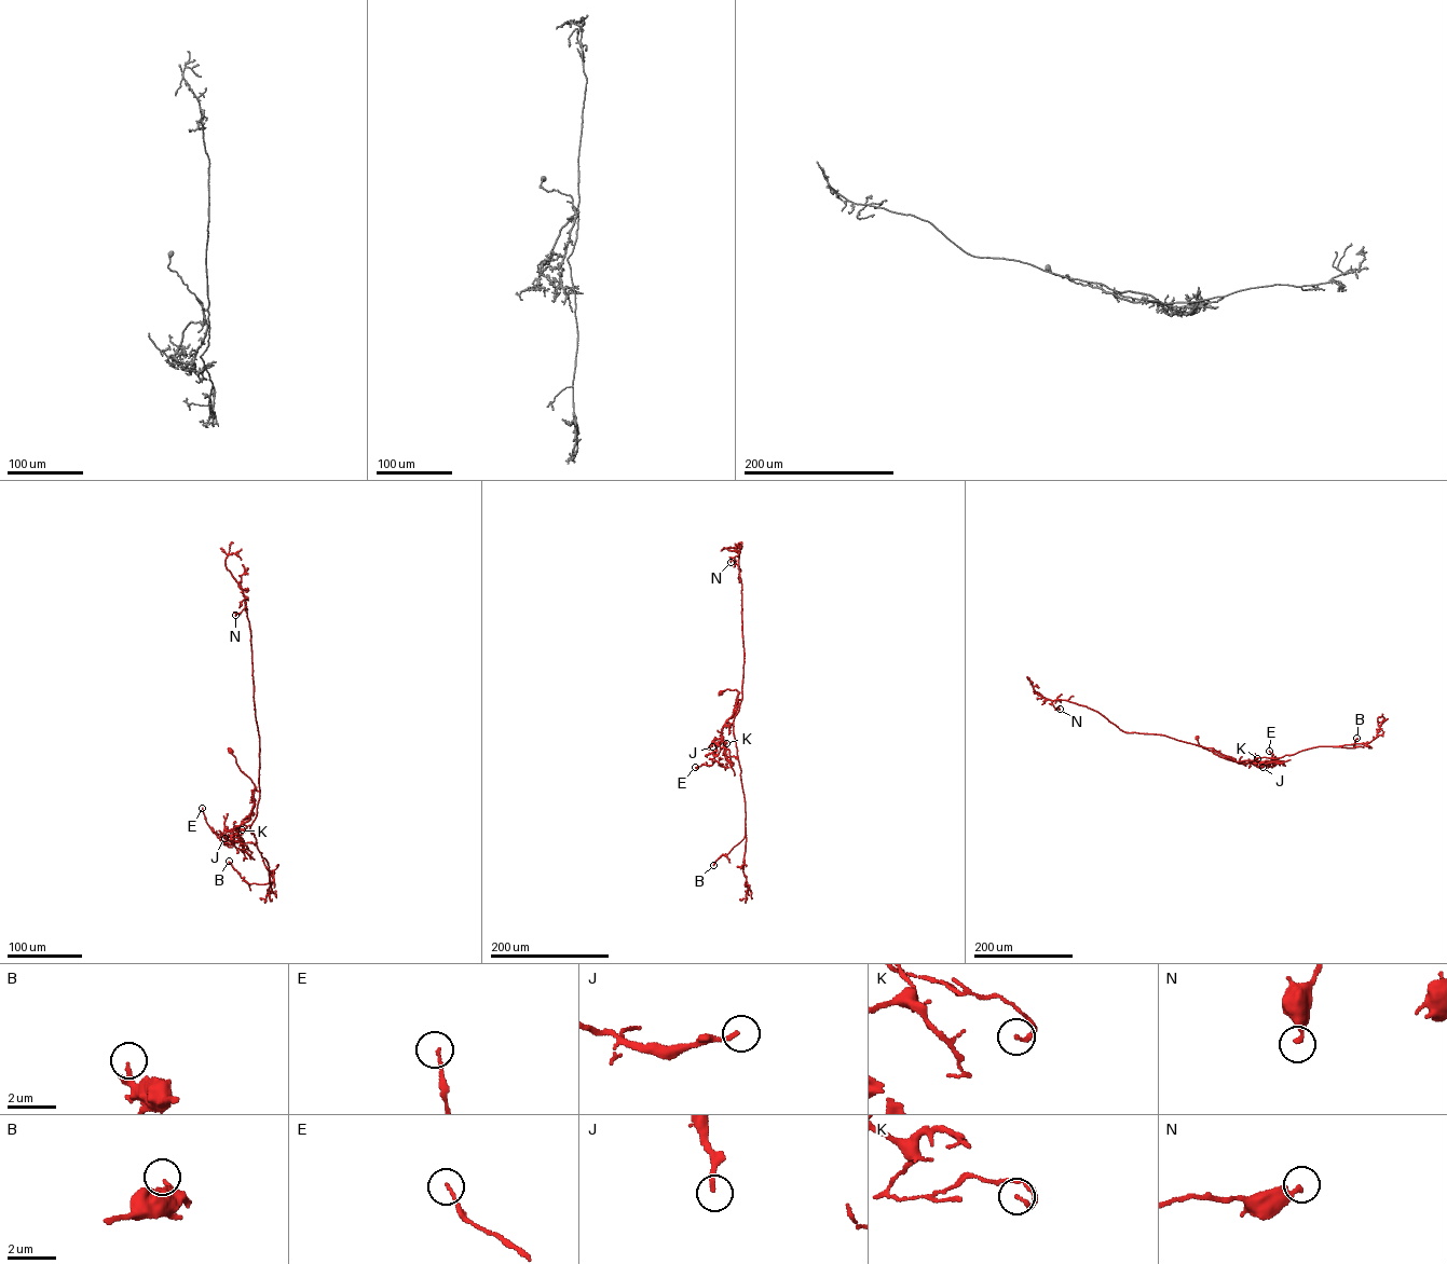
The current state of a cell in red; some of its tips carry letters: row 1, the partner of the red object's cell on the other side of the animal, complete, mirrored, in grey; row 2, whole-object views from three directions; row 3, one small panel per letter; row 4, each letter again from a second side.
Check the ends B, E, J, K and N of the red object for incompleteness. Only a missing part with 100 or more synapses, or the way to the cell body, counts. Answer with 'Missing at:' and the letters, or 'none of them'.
Missing at: none of them

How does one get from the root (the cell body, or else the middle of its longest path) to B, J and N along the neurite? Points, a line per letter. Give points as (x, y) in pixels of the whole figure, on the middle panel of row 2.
B: (720, 692), (735, 689), (737, 698), (742, 698), (733, 731), (746, 829), (744, 838), (713, 865)
J: (720, 692), (727, 688), (738, 691), (733, 714), (723, 727), (721, 738), (712, 740), (712, 746)
N: (720, 692), (735, 689), (738, 691), (737, 698), (742, 698), (745, 653), (739, 555), (731, 562)

